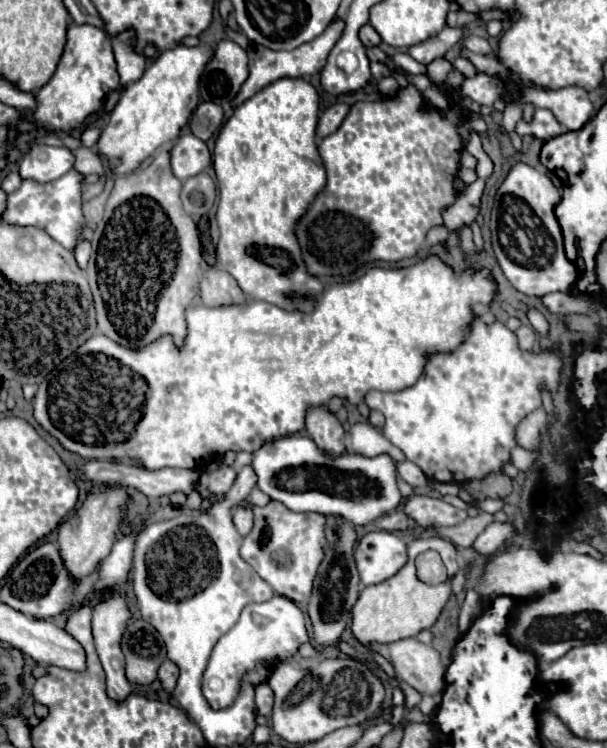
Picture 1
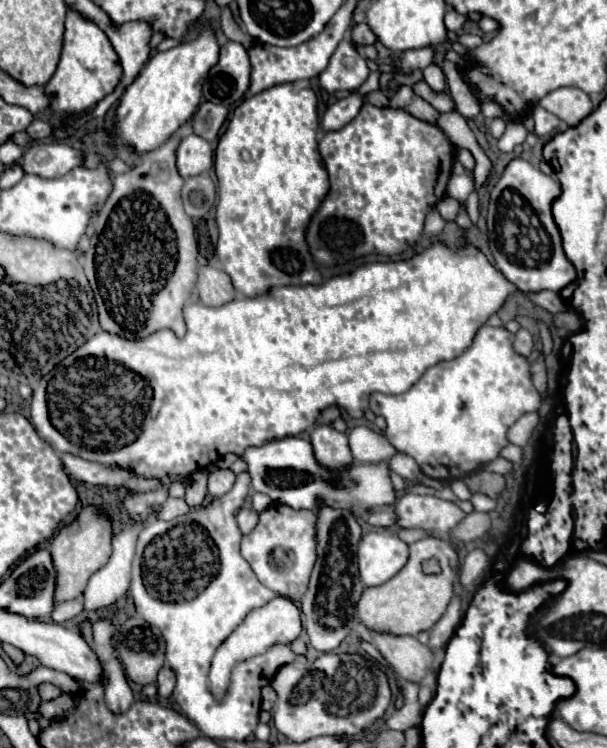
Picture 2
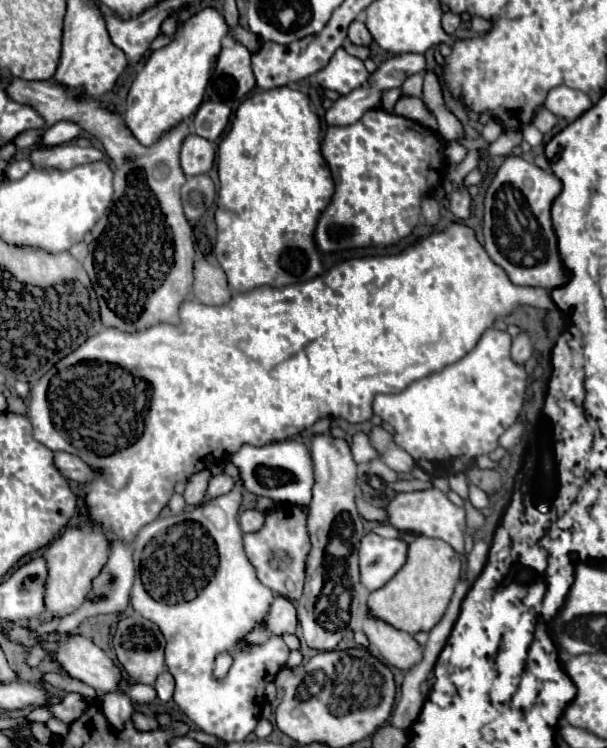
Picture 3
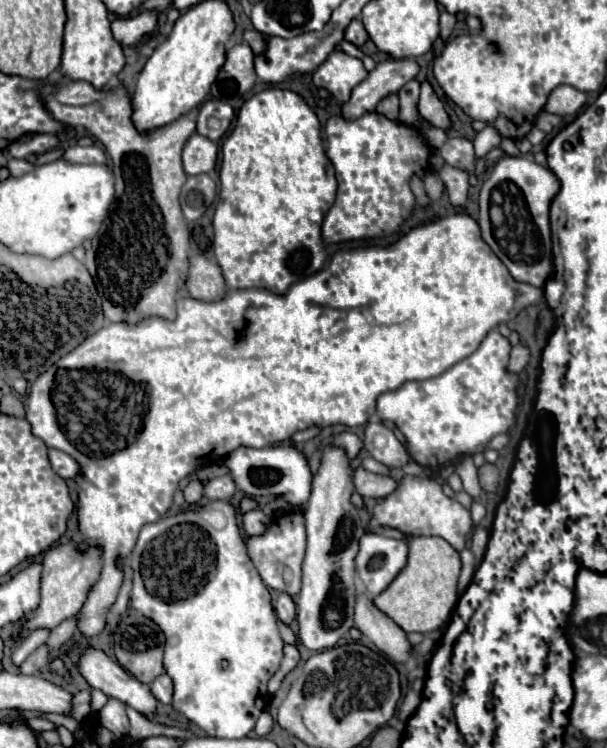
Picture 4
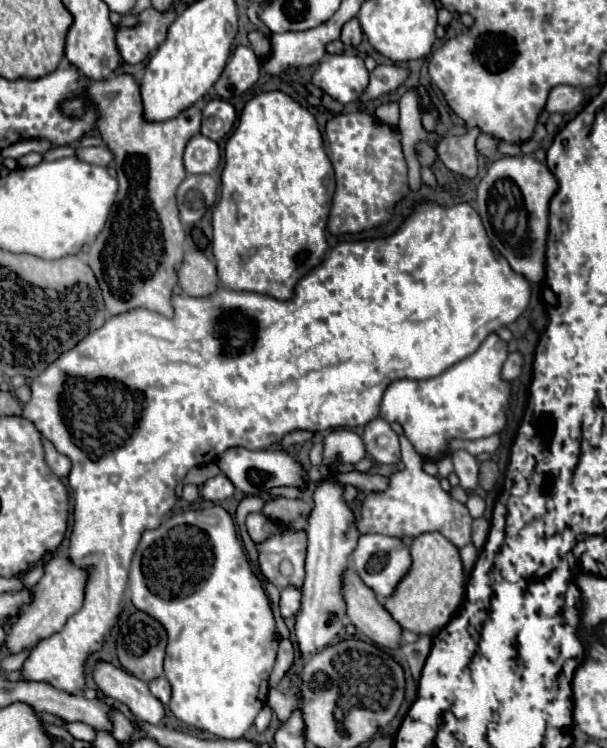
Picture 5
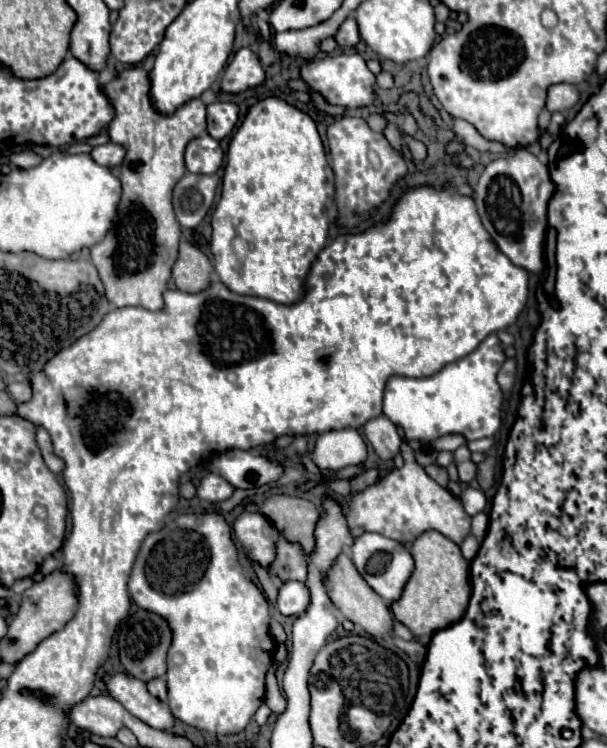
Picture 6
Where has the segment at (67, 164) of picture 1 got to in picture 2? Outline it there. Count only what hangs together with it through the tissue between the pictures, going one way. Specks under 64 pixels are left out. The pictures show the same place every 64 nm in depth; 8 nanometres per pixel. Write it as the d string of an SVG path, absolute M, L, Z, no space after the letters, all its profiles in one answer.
M48 142L48 144L34 144L26 150L22 158L22 166L26 174L36 174L42 178L58 178L64 176L68 170L84 164L82 150L66 142Z

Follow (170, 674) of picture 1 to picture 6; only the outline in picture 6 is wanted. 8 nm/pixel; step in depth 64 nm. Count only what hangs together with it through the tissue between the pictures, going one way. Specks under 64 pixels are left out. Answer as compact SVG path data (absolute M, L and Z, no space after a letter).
M154 678L154 680L150 680L150 682L146 684L146 688L148 688L148 692L150 692L152 696L158 696L162 702L166 702L166 680L164 680L164 678Z

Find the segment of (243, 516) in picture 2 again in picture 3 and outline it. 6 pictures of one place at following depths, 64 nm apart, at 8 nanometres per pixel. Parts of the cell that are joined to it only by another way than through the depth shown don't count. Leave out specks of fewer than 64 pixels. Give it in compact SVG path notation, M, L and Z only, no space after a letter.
M246 510L240 514L240 528L242 532L258 532L264 526L266 514L260 510Z

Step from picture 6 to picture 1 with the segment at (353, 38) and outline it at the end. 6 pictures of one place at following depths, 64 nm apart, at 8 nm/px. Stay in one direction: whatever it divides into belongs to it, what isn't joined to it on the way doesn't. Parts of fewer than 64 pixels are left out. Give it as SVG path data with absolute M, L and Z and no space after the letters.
M364 24L360 28L358 36L360 36L360 40L362 40L364 46L378 46L380 44L380 36L378 36L378 32L370 24Z

